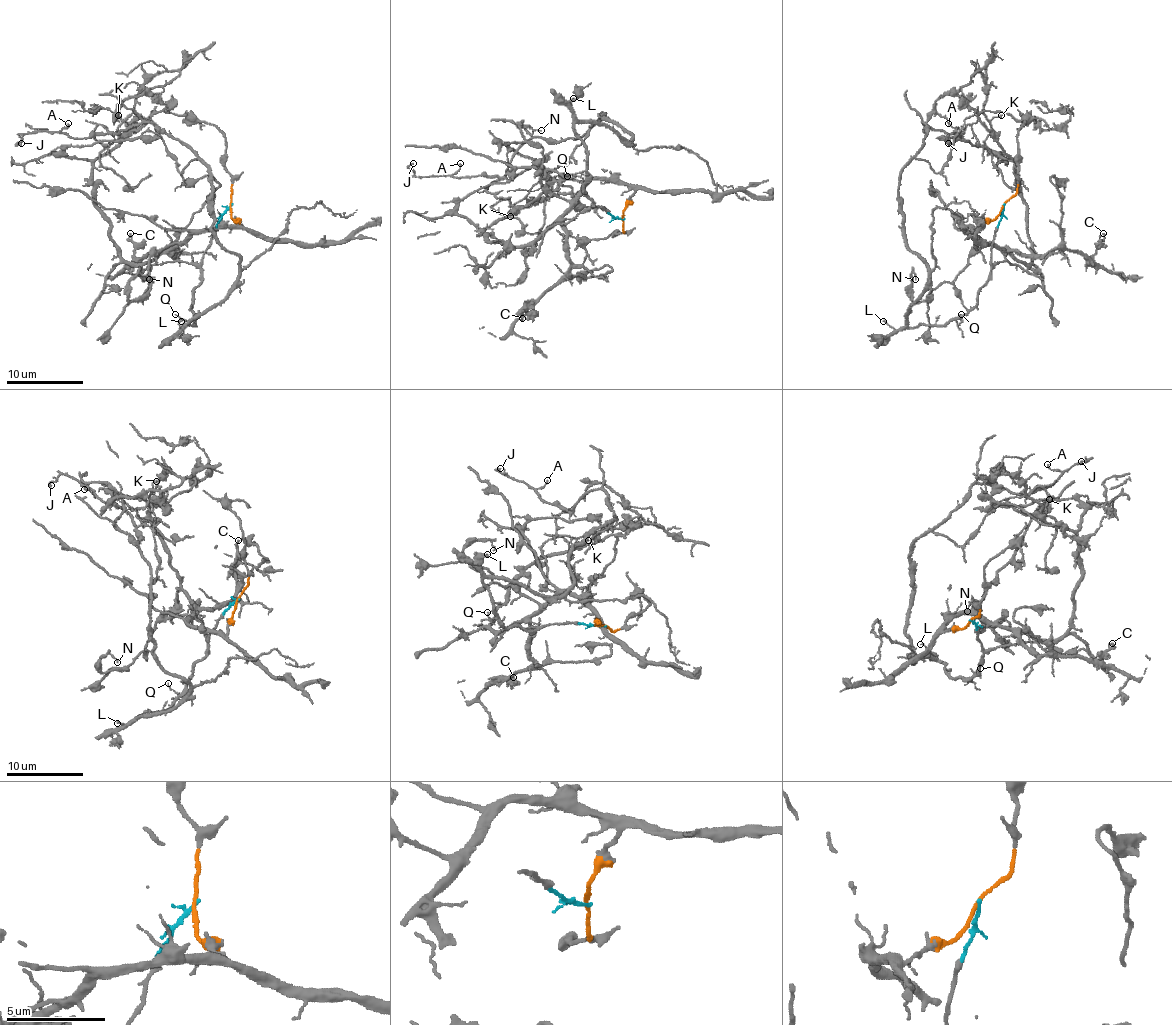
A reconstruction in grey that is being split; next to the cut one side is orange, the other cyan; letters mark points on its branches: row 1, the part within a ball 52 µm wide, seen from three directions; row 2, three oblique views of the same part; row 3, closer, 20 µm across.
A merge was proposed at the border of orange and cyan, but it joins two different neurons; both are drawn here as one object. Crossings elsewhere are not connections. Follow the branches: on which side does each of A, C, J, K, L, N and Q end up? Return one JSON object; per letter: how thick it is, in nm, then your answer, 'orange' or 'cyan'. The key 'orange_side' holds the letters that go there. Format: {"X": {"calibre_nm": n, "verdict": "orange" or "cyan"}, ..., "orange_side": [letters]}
{"A": {"calibre_nm": 110, "verdict": "cyan"}, "C": {"calibre_nm": 140, "verdict": "orange"}, "J": {"calibre_nm": 150, "verdict": "cyan"}, "K": {"calibre_nm": 140, "verdict": "orange"}, "L": {"calibre_nm": 110, "verdict": "cyan"}, "N": {"calibre_nm": 130, "verdict": "orange"}, "Q": {"calibre_nm": 80, "verdict": "cyan"}, "orange_side": ["C", "K", "N"]}

